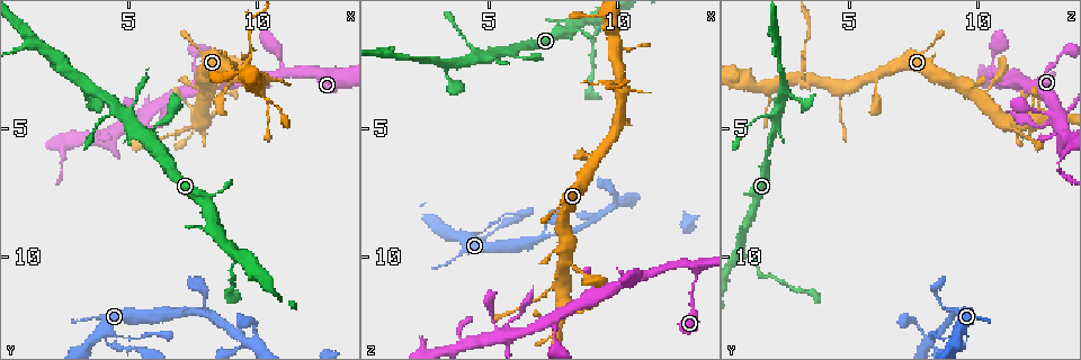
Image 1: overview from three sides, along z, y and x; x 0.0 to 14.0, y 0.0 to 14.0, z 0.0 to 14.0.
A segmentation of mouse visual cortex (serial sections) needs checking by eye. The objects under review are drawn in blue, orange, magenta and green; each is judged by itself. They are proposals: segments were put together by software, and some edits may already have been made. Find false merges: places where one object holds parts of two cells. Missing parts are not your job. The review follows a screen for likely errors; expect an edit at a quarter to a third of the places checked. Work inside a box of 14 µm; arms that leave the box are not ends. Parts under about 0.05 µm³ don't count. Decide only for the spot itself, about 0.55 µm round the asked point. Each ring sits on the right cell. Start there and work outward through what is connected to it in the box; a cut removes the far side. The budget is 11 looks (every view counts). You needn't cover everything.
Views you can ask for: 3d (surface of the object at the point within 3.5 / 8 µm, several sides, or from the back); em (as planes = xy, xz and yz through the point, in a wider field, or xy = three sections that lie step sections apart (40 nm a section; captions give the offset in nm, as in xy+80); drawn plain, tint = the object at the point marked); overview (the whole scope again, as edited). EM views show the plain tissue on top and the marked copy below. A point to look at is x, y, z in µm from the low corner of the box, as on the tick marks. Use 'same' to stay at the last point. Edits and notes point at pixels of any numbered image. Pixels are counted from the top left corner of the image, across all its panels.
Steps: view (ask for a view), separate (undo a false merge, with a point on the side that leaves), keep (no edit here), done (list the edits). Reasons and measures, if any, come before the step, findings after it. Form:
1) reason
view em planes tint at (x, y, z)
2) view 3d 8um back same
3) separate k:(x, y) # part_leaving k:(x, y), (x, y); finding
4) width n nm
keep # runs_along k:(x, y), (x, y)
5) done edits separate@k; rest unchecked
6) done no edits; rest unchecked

arms part here
view 3d 3.5um at (7.6, 4.9, 11.2)

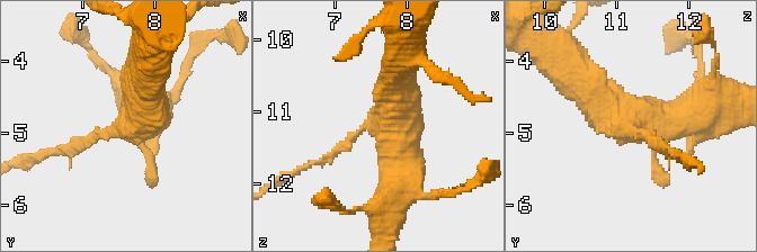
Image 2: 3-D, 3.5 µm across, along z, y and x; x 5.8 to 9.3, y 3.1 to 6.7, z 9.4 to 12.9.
view em planes tint at (7.55, 4.90, 11.15)

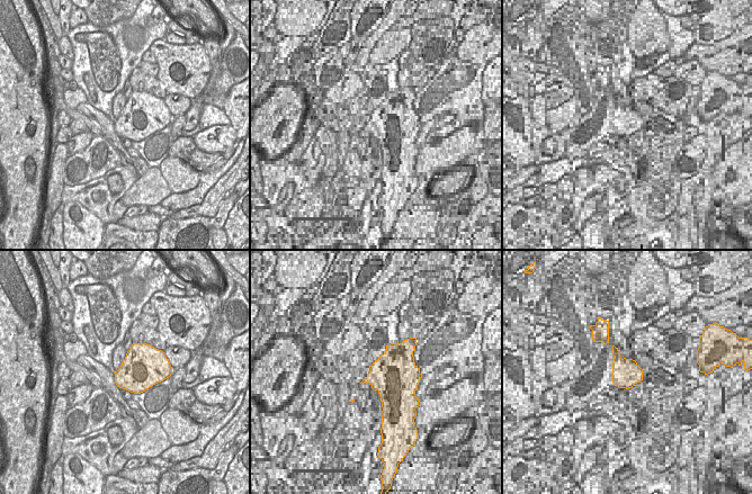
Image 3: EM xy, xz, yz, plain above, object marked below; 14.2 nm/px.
cut it another way
view em xy step 1 tint same

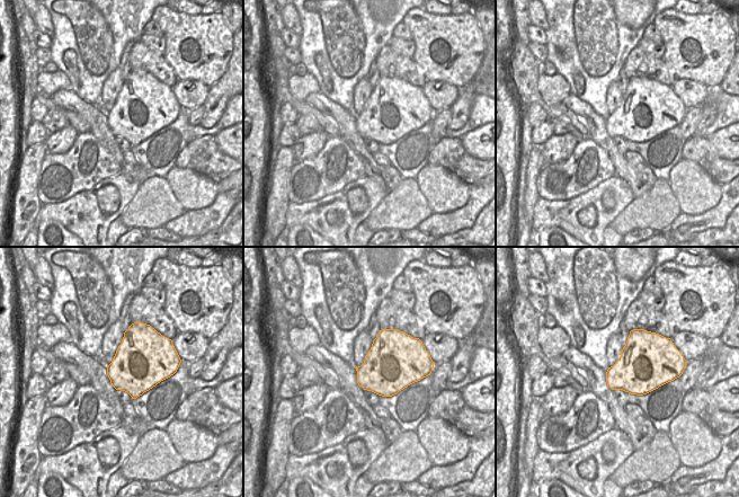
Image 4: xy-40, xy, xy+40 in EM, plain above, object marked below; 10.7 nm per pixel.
keep # runs_along 2:(568, 72), (623, 117), (701, 109); one cell here

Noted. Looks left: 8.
a narrow waist
view 3d 8um back at (9.6, 2.5, 3.3)

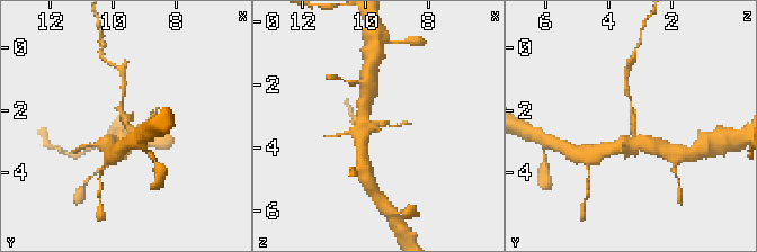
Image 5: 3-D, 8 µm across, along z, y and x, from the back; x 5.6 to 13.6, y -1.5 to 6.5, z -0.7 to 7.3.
view em xy step 1 tint at (9.4, 2.6, 3.3)

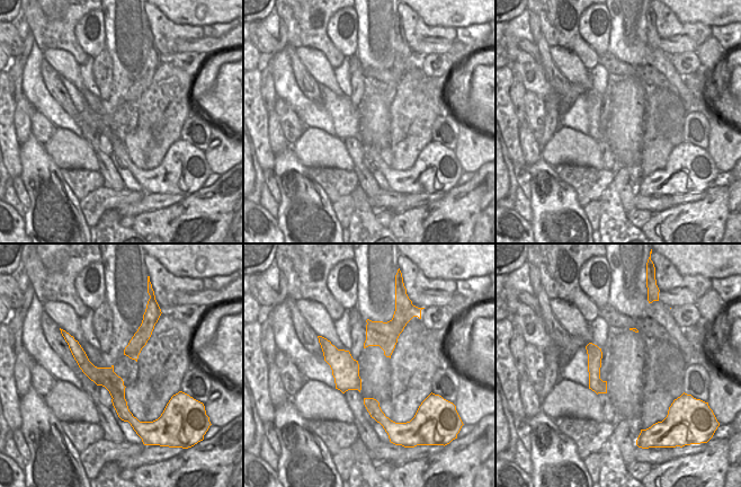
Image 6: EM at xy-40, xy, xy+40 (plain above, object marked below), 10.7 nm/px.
separate 5:(130, 117) # part_leaving 5:(633, 134), (631, 99), (628, 92); two cells meet here

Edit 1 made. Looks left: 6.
narrows sharply
view 3d 3.5um at (5.9, 5.4, 1.9)

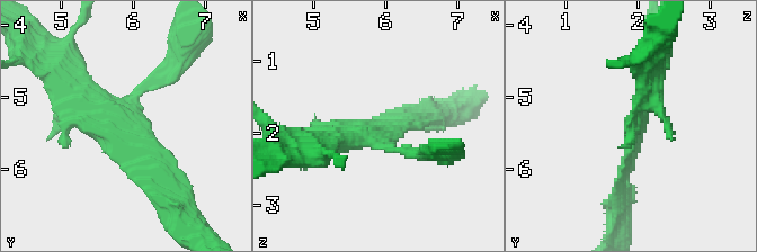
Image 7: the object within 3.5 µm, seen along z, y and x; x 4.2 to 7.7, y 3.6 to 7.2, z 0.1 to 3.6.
need the tissue
view em xy step 1 tint at (5.85, 5.45, 2.00)

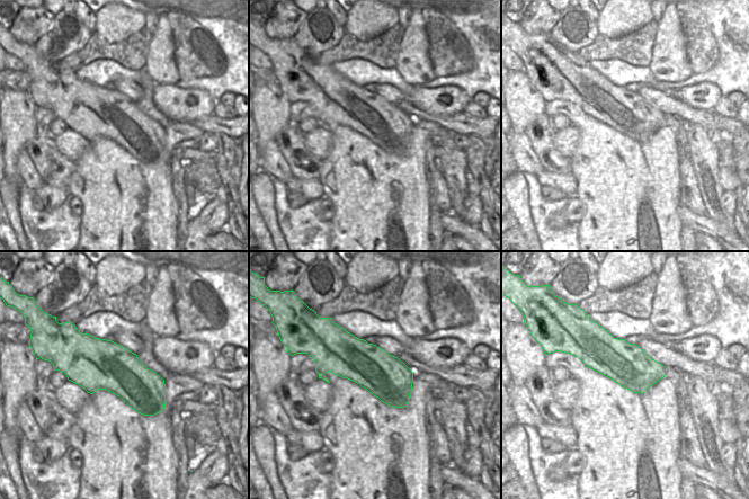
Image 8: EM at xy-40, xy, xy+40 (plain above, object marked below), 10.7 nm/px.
width 480 nm
keep # runs_along 7:(169, 188), (149, 156), (65, 77); one cell here

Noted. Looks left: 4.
two arms in line, one across
view 3d 3.5um back at (1.5, 1.6, 2.2)

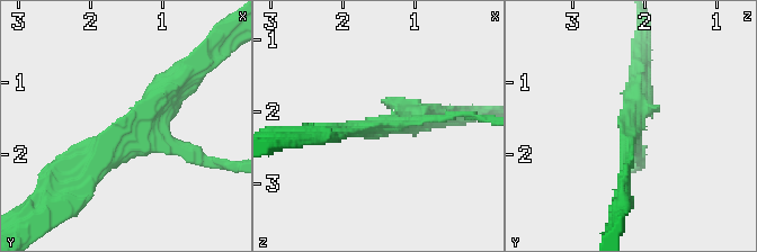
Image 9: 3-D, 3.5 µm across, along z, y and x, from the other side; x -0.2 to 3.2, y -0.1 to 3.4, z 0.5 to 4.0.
arms 3; arm_widths 150, 150, 250 nm
view em xy step 3 tint at (1.40, 1.70, 2.20)

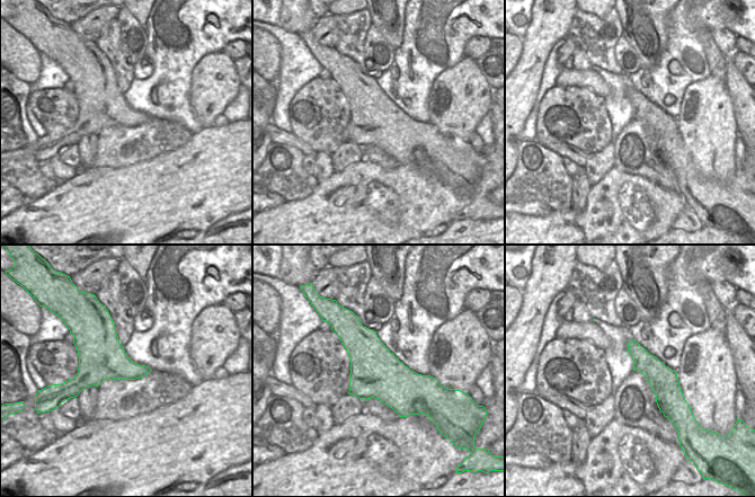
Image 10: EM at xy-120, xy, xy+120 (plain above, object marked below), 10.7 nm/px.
another direction
view em planes tint same

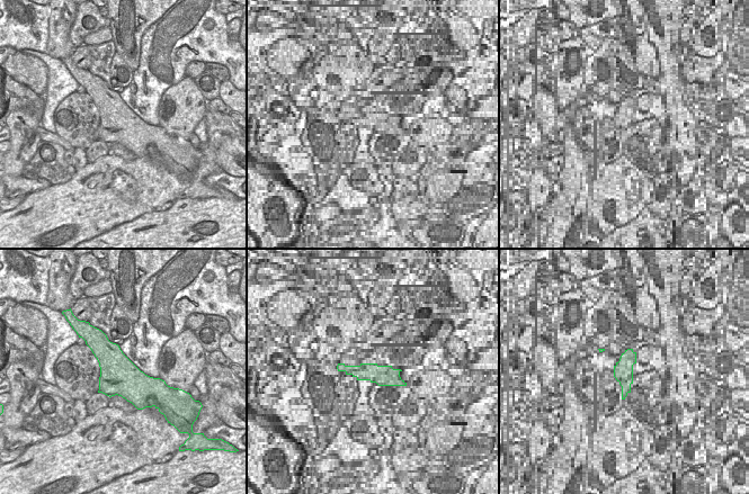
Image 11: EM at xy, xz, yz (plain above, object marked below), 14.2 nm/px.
keep # runs_along 9:(80, 181), (107, 146), (187, 74); all the same cell

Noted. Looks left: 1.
done edits separate@5; rest unchecked

